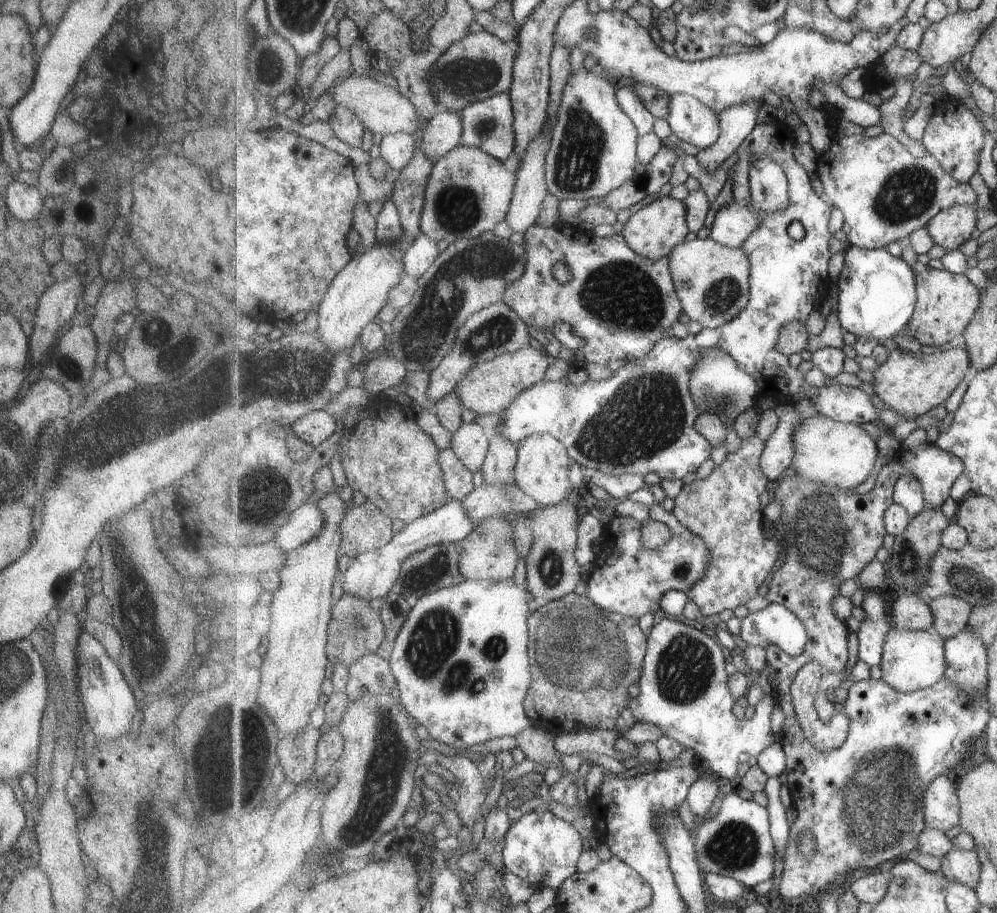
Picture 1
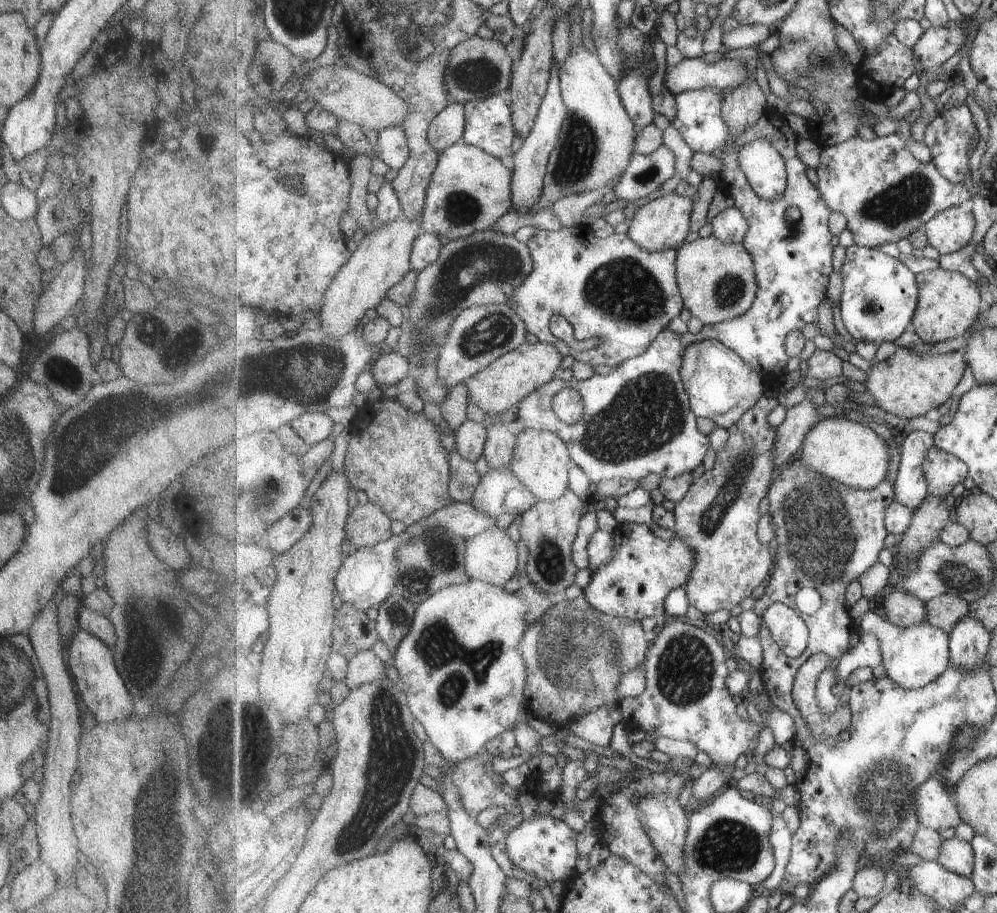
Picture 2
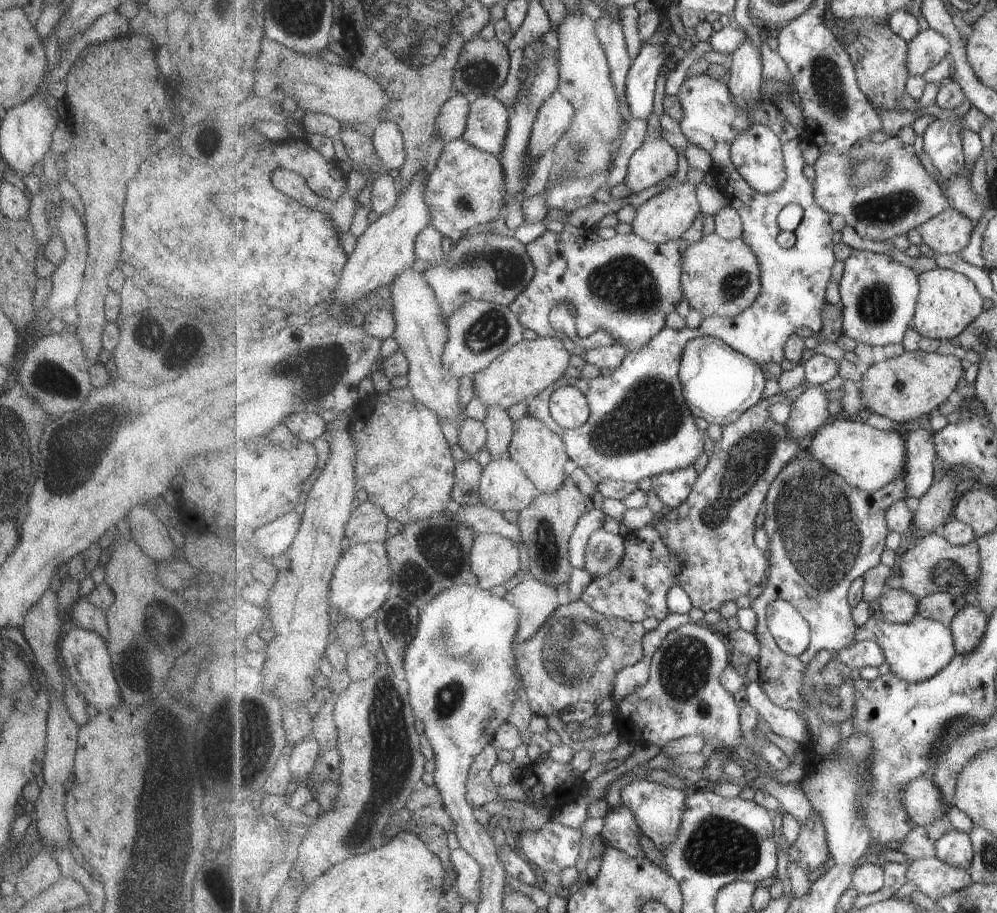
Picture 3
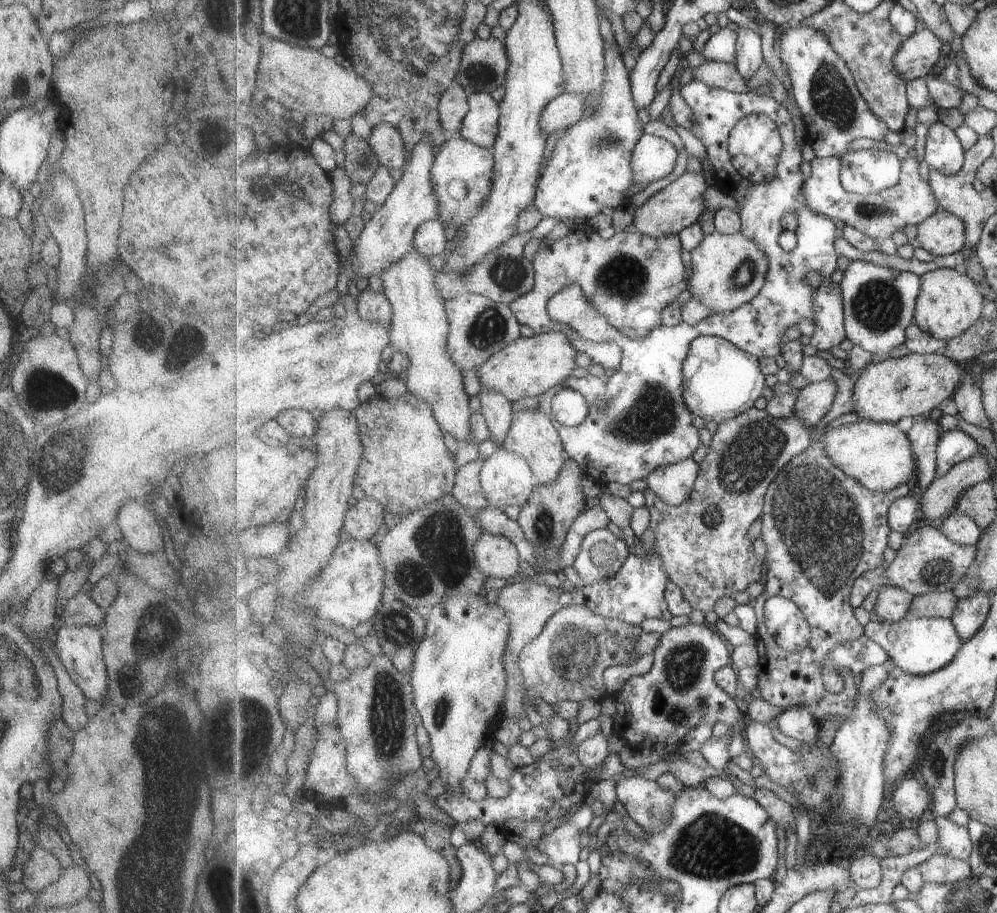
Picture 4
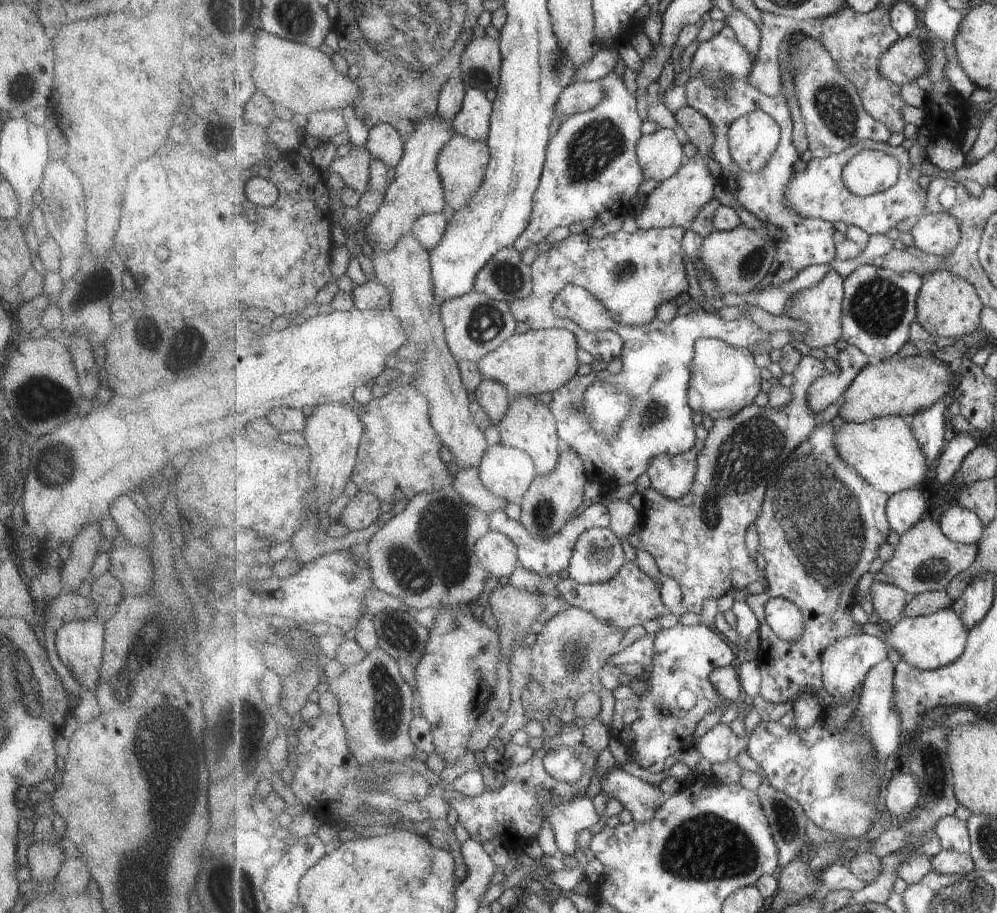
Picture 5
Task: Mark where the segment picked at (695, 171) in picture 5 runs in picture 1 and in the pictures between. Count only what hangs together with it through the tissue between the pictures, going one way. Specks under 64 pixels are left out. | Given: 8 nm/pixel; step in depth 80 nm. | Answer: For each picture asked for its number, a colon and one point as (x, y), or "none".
1: (654, 231)
2: (663, 223)
3: (666, 217)
4: (670, 211)

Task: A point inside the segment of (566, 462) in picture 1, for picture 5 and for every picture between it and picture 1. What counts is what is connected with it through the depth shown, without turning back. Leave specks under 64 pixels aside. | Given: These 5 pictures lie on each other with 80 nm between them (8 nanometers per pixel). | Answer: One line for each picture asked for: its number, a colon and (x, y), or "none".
2: (541, 462)
3: (542, 453)
4: (533, 435)
5: (530, 426)

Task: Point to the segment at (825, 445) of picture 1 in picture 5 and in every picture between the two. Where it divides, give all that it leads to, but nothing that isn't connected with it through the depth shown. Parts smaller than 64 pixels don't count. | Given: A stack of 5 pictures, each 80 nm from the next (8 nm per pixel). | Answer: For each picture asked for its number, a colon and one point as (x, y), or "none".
2: (843, 449)
3: (868, 458)
4: (879, 455)
5: (885, 451)

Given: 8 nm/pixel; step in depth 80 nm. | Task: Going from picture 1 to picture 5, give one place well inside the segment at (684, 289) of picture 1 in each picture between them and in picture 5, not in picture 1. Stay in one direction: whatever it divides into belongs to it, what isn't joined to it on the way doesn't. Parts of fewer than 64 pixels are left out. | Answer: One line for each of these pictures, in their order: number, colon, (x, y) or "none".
2: (718, 282)
3: (722, 278)
4: (728, 271)
5: (738, 260)

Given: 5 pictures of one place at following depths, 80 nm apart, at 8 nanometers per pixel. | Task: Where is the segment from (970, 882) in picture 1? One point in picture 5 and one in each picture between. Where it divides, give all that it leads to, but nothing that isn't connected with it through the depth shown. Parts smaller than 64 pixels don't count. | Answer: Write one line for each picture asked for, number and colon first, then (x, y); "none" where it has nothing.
2: (957, 856)
3: (957, 848)
4: (954, 841)
5: (954, 835)

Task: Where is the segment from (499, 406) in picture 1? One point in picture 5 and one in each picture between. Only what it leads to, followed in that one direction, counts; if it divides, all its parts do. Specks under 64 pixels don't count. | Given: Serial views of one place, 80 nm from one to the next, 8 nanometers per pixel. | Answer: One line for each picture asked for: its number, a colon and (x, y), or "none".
2: (504, 383)
3: (523, 372)
4: (529, 366)
5: (536, 362)

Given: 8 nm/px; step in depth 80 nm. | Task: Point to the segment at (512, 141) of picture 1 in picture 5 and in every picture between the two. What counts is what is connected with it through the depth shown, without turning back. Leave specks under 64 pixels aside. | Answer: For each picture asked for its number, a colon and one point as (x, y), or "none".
2: (489, 125)
3: (488, 124)
4: (481, 126)
5: (473, 120)

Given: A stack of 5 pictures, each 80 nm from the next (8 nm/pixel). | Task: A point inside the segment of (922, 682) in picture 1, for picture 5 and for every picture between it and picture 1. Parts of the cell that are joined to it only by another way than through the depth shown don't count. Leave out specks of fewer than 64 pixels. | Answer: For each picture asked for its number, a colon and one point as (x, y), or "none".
2: (914, 657)
3: (917, 651)
4: (920, 646)
5: (930, 642)

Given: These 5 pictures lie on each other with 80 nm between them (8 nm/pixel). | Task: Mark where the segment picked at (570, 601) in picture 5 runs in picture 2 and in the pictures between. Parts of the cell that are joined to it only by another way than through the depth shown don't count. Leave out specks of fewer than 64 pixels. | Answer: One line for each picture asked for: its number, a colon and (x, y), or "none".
2: (635, 583)
3: (638, 588)
4: (637, 592)

